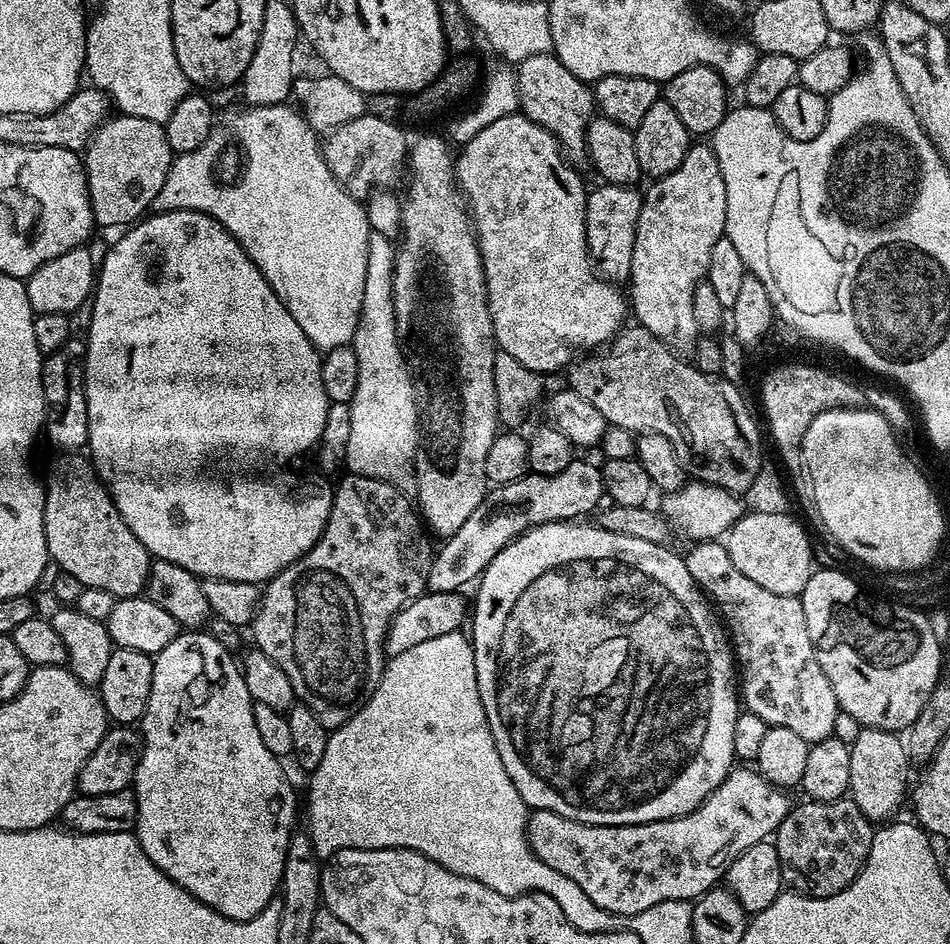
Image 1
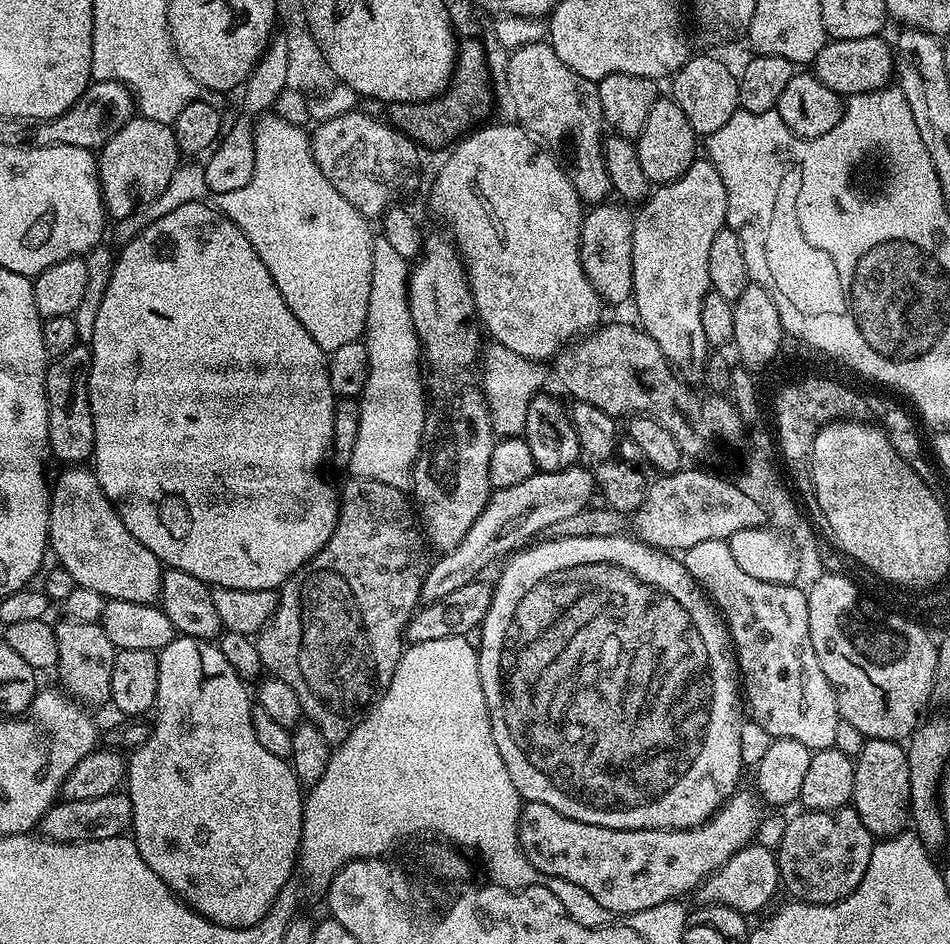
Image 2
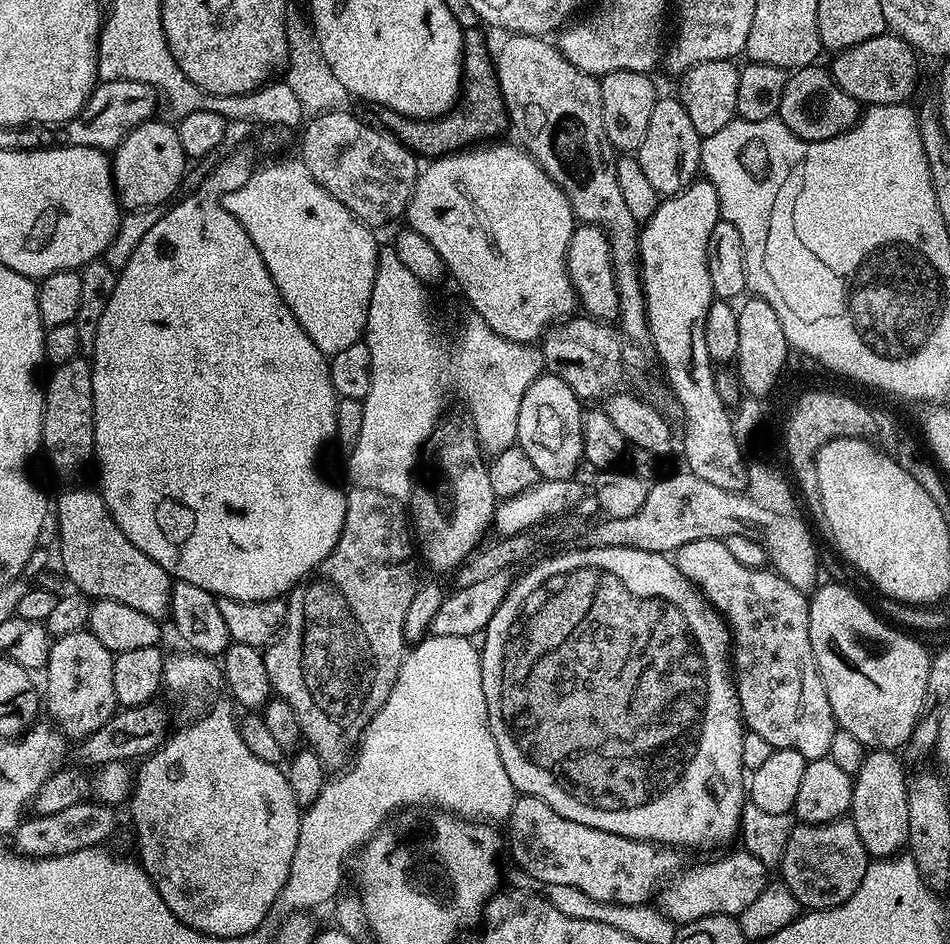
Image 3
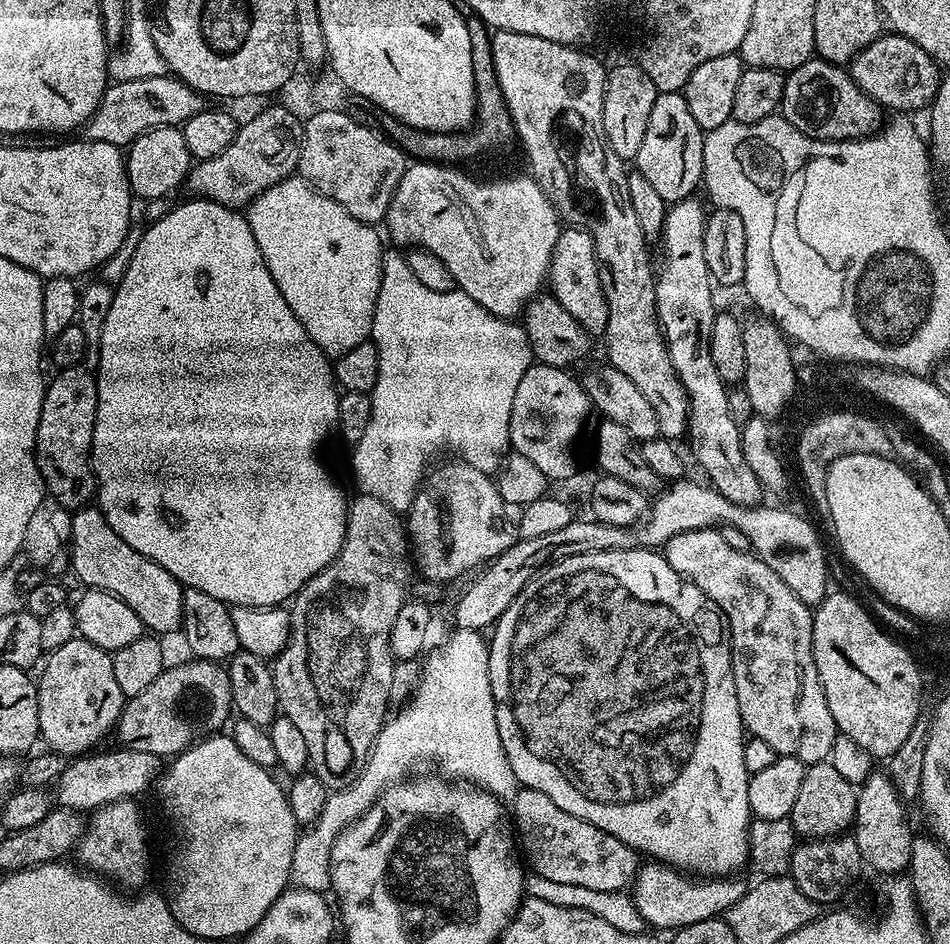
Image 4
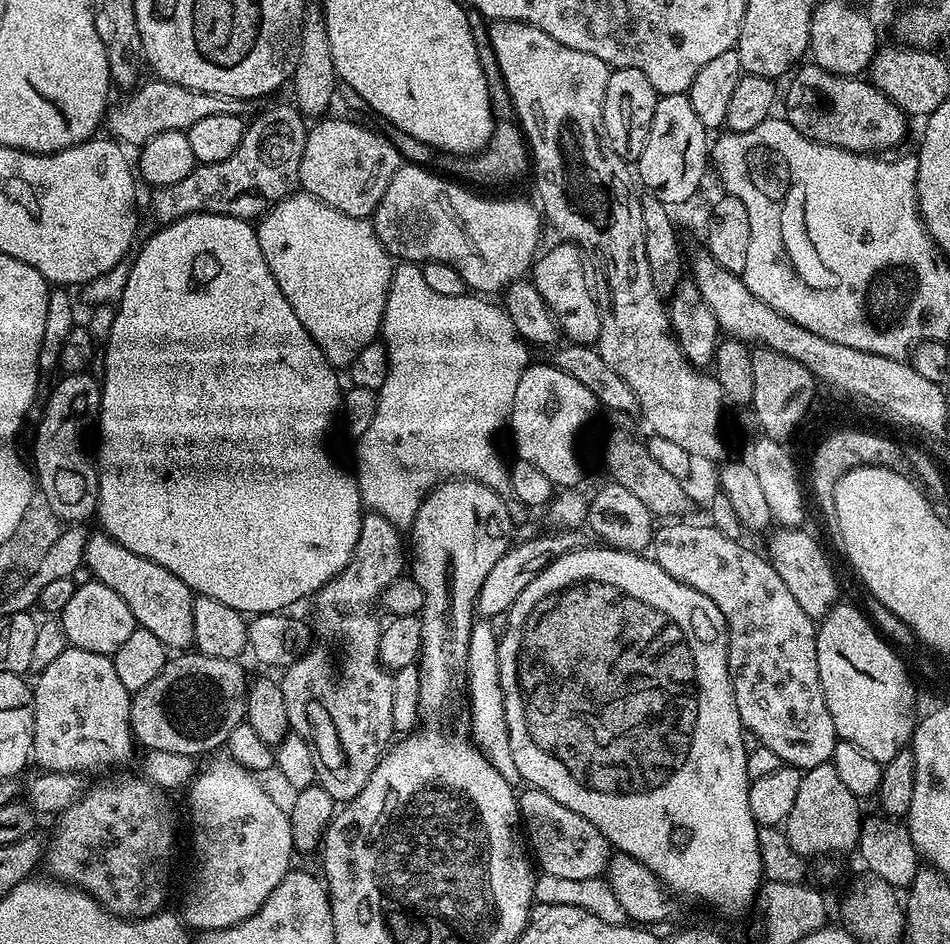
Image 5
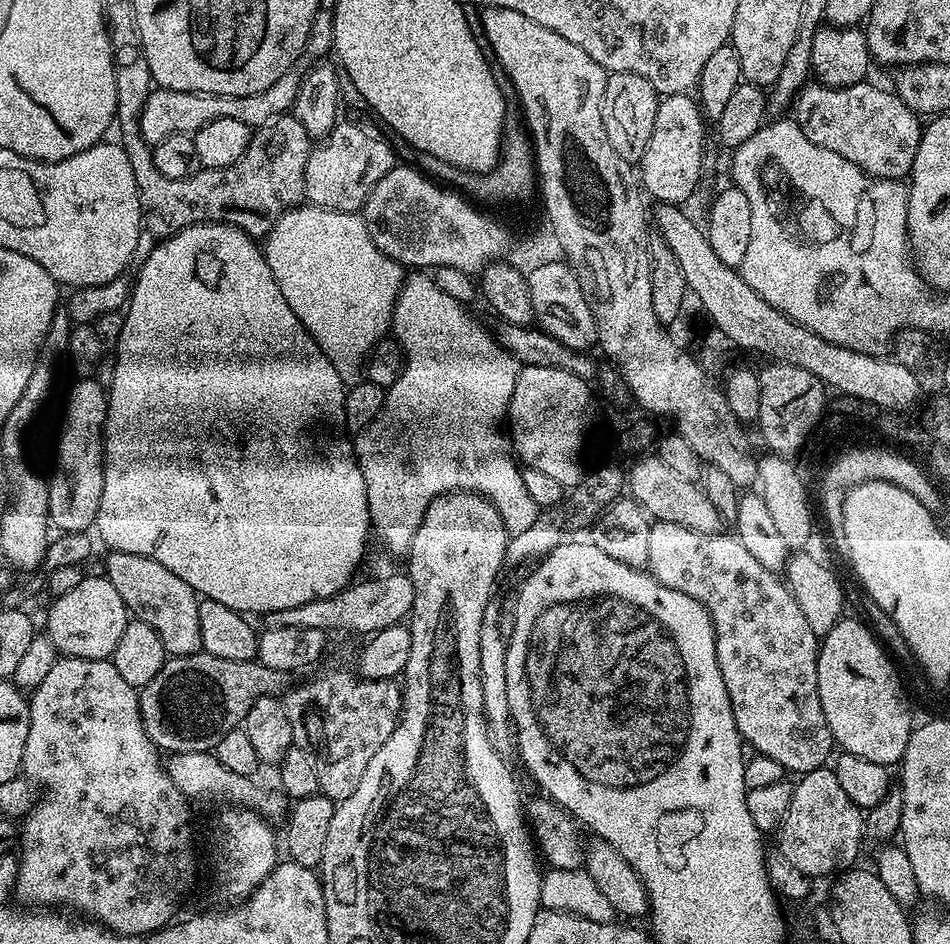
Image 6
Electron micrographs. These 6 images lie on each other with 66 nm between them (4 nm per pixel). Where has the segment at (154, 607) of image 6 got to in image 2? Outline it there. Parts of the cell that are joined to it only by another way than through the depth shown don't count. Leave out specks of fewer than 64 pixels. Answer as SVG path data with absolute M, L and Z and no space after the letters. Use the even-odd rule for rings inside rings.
M68 466L51 485L48 501L48 538L51 555L56 555L59 567L64 568L73 578L76 586L86 590L98 590L105 601L121 600L122 602L138 602L139 604L156 604L160 598L160 577L162 565L122 522L116 508L106 498L102 486L96 481L95 471L84 469L84 466Z

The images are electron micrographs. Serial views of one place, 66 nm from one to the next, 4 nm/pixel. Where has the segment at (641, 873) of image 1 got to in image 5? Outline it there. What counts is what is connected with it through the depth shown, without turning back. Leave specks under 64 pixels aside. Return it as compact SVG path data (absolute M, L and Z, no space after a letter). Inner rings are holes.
M531 786L523 790L525 792L521 791L518 796L522 836L535 867L552 880L603 877L608 871L608 862L614 855L614 849L598 826L582 818L582 814L574 814L574 810L562 806L562 802L554 802L554 798L542 790Z

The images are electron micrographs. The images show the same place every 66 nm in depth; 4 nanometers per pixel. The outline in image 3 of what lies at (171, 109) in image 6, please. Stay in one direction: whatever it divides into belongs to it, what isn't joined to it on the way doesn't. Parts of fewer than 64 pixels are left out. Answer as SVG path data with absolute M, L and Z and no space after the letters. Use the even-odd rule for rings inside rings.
M106 80L97 83L82 110L65 124L59 125L59 143L69 148L99 148L114 150L138 125L153 119L158 112L158 93L146 82Z

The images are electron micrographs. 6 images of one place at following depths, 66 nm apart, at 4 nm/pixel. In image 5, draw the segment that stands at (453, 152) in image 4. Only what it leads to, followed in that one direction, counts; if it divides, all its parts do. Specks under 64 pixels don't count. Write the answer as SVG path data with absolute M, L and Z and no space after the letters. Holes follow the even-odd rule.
M476 14L471 17L471 22L470 34L474 34L474 46L478 46L478 62L482 62L482 74L486 74L486 86L490 90L494 121L492 137L488 140L488 145L484 147L483 152L467 158L457 158L451 154L437 152L426 142L418 142L418 138L410 138L410 134L406 134L406 130L398 130L398 126L394 126L388 120L380 120L378 128L386 139L396 147L401 161L427 166L437 173L447 174L457 182L467 181L469 185L508 184L511 180L518 179L527 168L529 171L530 149L524 135L524 129L520 127L517 121L516 107L510 98L510 90L506 90L506 82L502 78L502 70L498 66L498 58L494 54L494 46L490 46L489 21Z

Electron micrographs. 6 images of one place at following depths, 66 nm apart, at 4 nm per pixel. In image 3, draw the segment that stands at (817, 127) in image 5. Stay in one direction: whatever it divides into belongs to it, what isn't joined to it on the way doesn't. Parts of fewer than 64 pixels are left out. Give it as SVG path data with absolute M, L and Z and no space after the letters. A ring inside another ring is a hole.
M814 63L807 68L795 69L786 82L786 90L782 90L778 118L803 140L834 138L846 129L853 128L862 111L857 100L839 88L829 69L820 67L819 63Z

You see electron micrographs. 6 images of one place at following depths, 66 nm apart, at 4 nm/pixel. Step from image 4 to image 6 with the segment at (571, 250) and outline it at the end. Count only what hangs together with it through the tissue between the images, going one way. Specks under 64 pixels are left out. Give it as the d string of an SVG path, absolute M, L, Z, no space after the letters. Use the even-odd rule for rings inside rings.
M560 260L529 272L527 278L530 306L534 306L535 323L539 328L575 352L591 349L596 344L596 323L577 269L571 263Z

